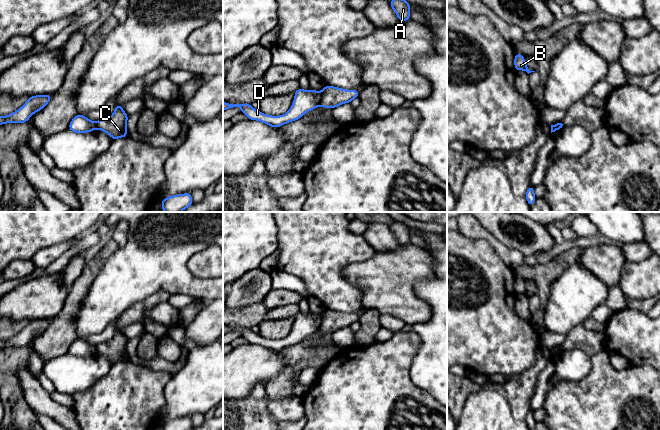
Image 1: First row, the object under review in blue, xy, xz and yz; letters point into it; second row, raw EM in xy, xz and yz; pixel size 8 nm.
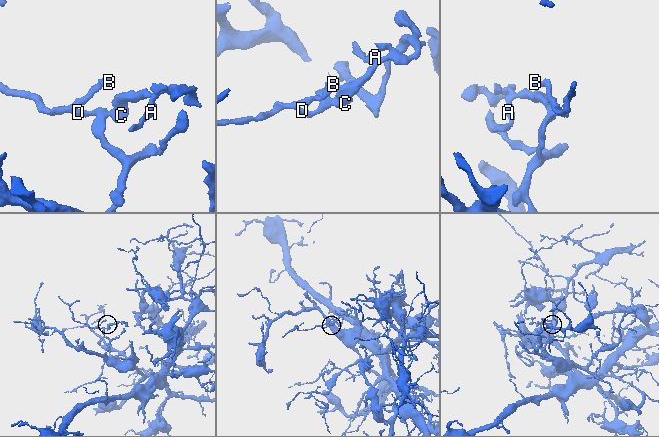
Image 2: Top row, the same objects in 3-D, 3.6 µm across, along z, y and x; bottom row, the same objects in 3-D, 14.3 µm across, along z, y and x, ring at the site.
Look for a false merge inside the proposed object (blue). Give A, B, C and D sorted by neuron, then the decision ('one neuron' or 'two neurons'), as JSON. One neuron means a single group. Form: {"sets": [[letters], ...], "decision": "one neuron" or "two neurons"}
{"sets": [["A", "C"], ["B", "D"]], "decision": "two neurons"}

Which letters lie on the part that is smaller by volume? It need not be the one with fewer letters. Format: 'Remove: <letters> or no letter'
Remove: A, C

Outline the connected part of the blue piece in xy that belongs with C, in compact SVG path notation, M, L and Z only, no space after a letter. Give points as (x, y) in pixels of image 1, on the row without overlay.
M116 328L114 337L108 341L95 346L97 353L108 357L112 364L128 361L127 343L129 339L122 333L121 328Z

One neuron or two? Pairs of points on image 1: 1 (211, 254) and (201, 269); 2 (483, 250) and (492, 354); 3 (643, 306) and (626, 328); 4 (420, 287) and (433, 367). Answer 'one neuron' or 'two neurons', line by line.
1: one neuron
2: one neuron
3: two neurons
4: one neuron

